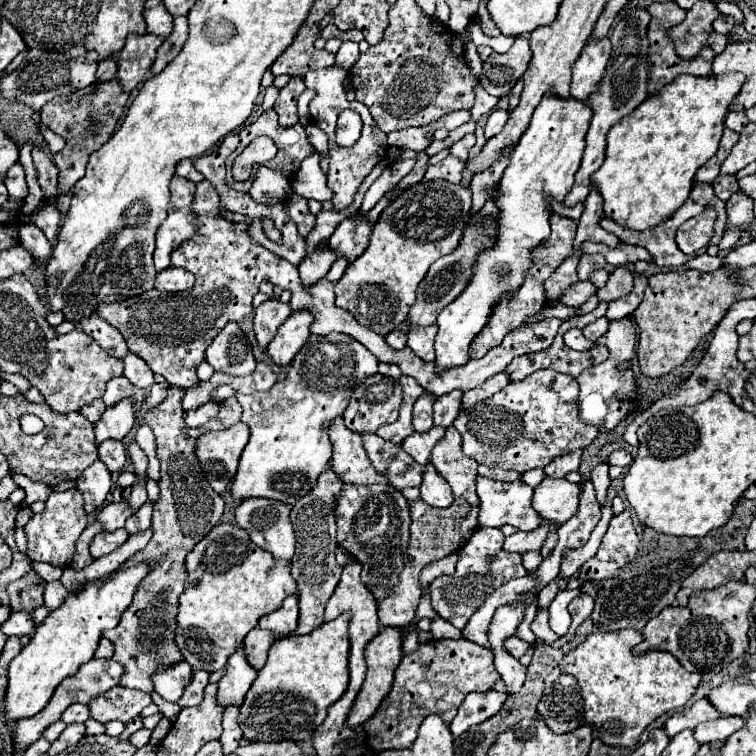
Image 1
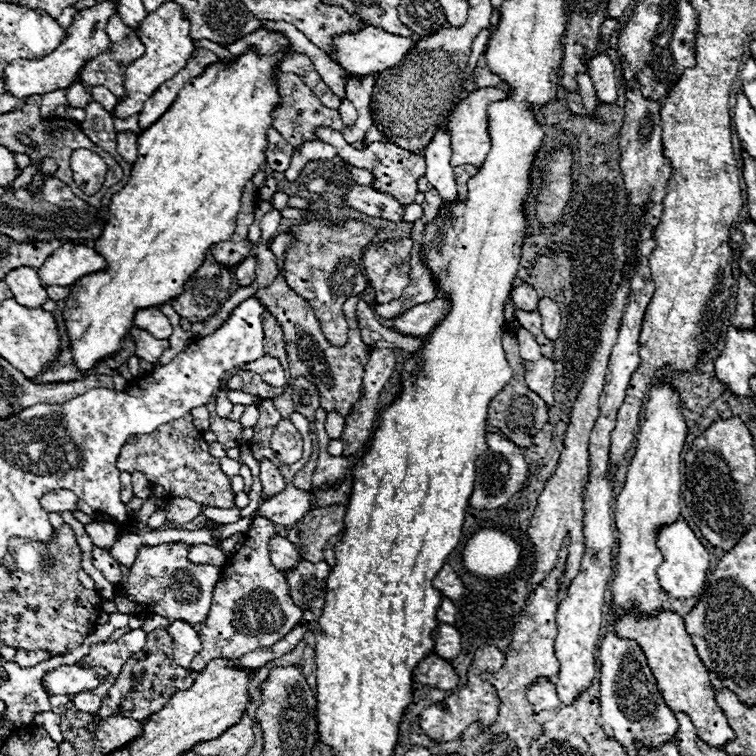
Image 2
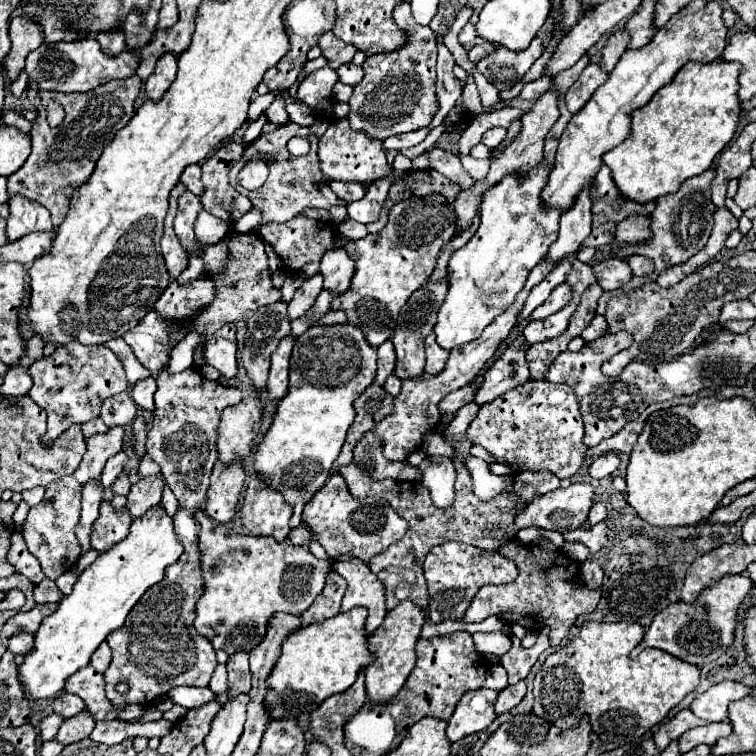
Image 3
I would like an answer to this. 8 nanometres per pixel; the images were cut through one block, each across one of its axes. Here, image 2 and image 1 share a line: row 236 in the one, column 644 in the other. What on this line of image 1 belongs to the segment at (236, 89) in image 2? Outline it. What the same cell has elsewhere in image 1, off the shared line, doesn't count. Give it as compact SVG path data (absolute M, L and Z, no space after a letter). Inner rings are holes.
M740 72L710 76L678 76L660 92L648 96L644 104L640 104L640 108L624 116L624 120L620 120L608 132L606 160L600 166L600 170L592 176L592 182L604 198L606 216L632 230L652 228L660 224L660 220L668 220L668 216L672 216L672 212L676 212L680 204L684 204L684 200L688 198L692 190L692 176L716 154L728 106L732 104L744 82L746 76Z

